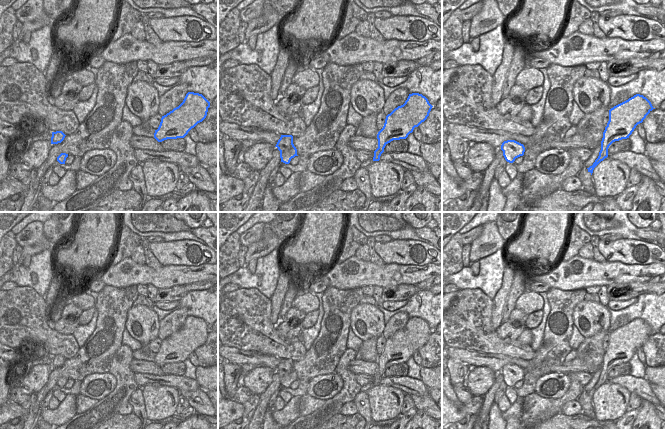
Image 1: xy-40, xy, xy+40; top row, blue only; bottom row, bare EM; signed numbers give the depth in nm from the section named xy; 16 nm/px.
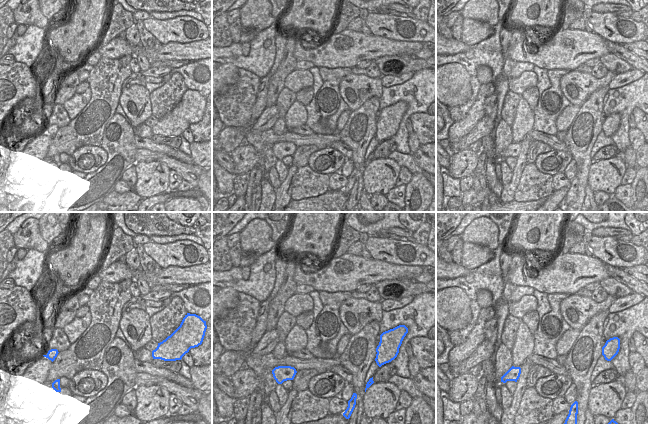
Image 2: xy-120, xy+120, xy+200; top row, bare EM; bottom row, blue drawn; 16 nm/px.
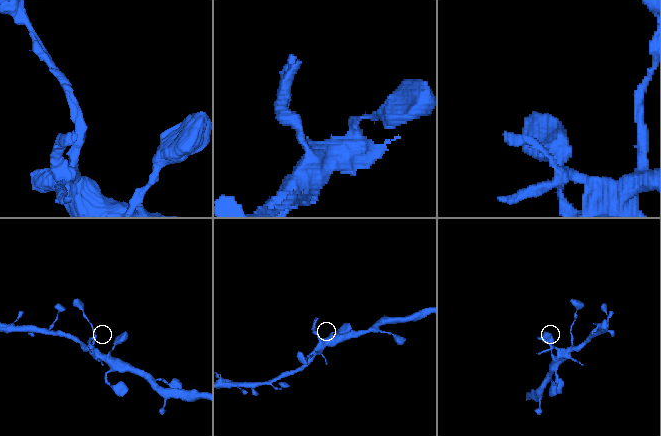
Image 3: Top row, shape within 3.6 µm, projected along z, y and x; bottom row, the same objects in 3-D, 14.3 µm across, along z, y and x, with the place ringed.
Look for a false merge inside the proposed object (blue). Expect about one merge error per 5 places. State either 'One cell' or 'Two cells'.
One cell.

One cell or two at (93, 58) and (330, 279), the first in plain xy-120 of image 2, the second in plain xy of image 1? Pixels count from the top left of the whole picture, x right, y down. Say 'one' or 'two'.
two

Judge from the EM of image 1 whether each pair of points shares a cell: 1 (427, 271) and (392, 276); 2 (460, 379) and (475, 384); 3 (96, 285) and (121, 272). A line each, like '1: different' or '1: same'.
1: same
2: different
3: different

